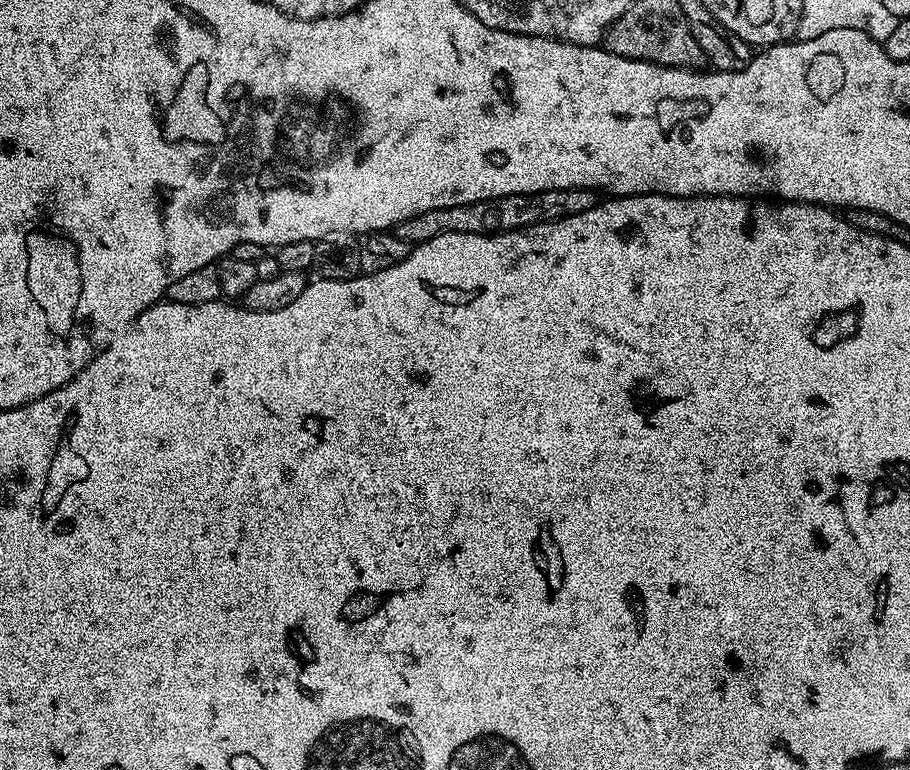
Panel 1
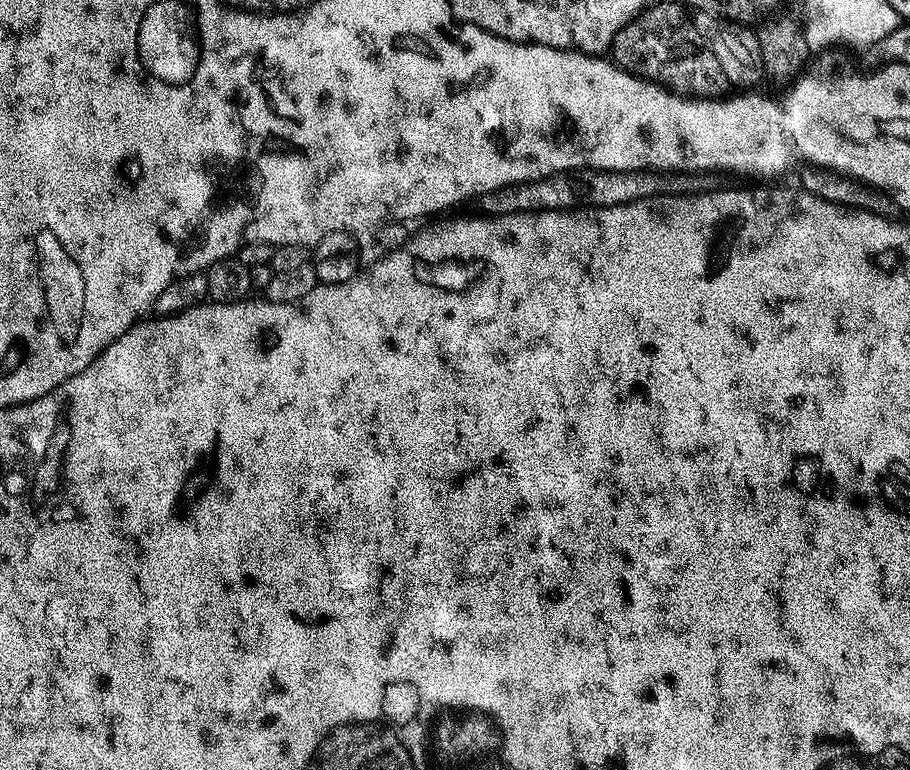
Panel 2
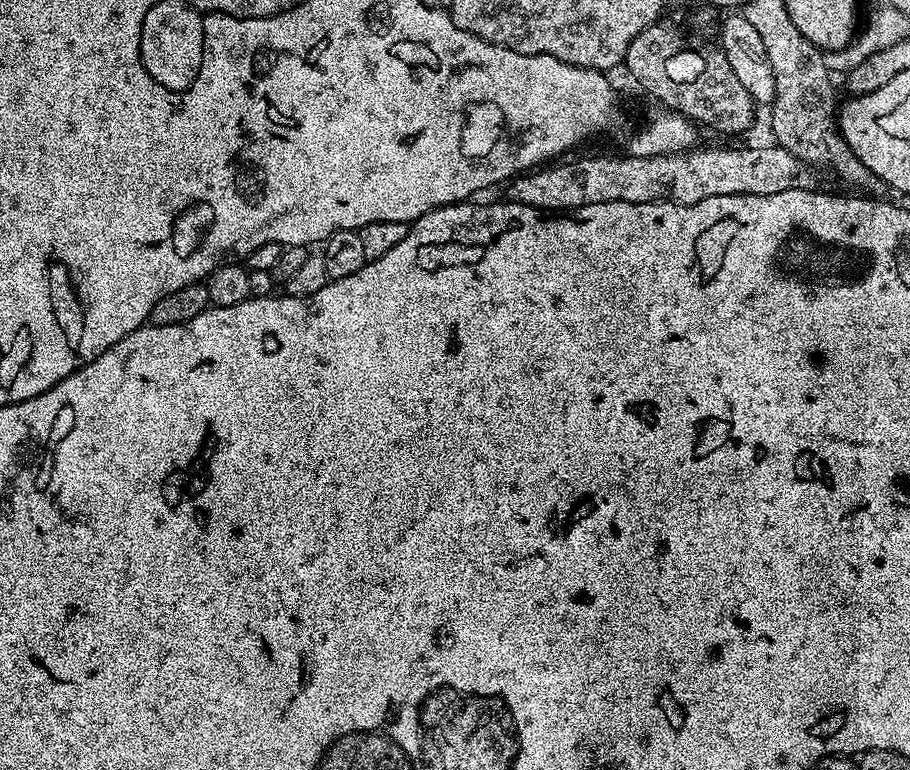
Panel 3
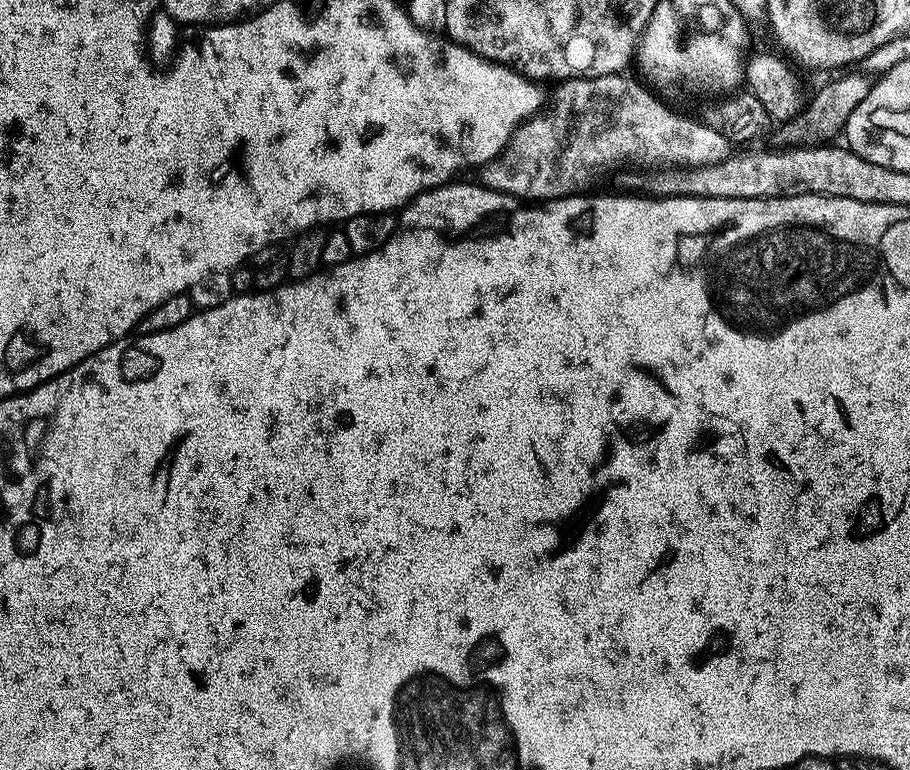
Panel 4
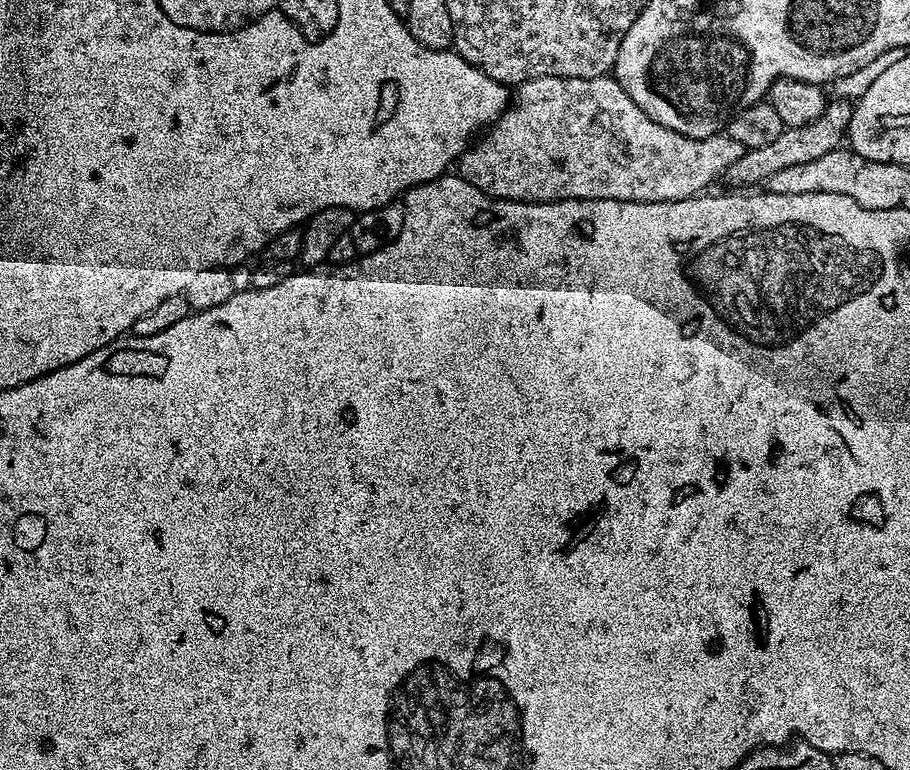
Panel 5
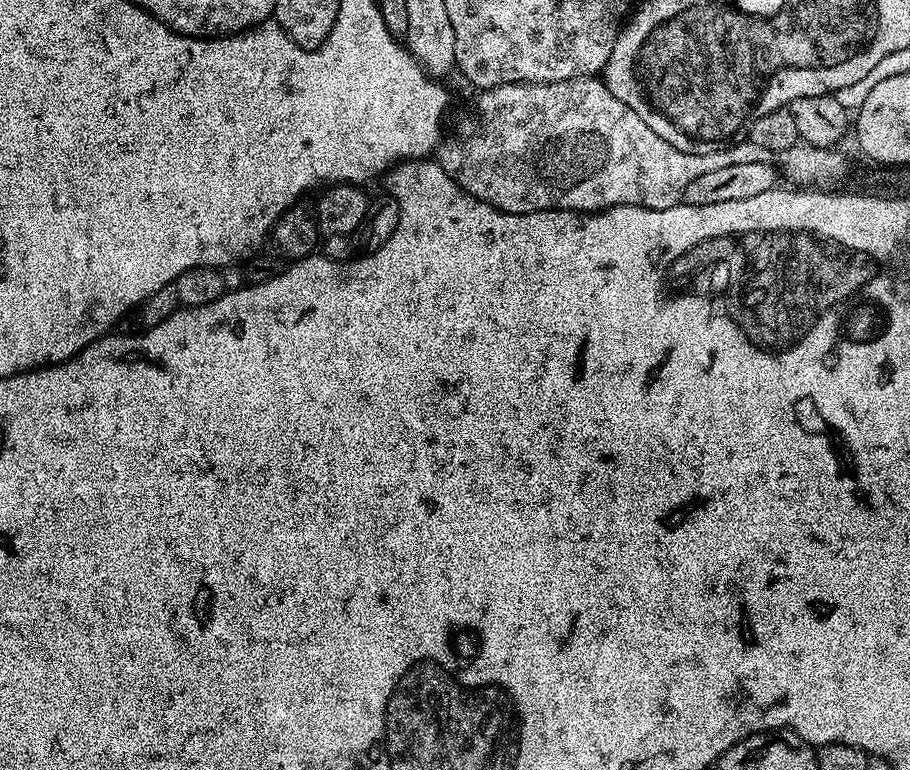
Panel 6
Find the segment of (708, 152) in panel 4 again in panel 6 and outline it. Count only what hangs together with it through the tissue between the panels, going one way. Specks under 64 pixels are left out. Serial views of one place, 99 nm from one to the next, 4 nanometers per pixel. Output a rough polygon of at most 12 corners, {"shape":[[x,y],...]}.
{"shape":[[600,78],[477,91],[434,156],[510,214],[666,210],[686,154]]}

